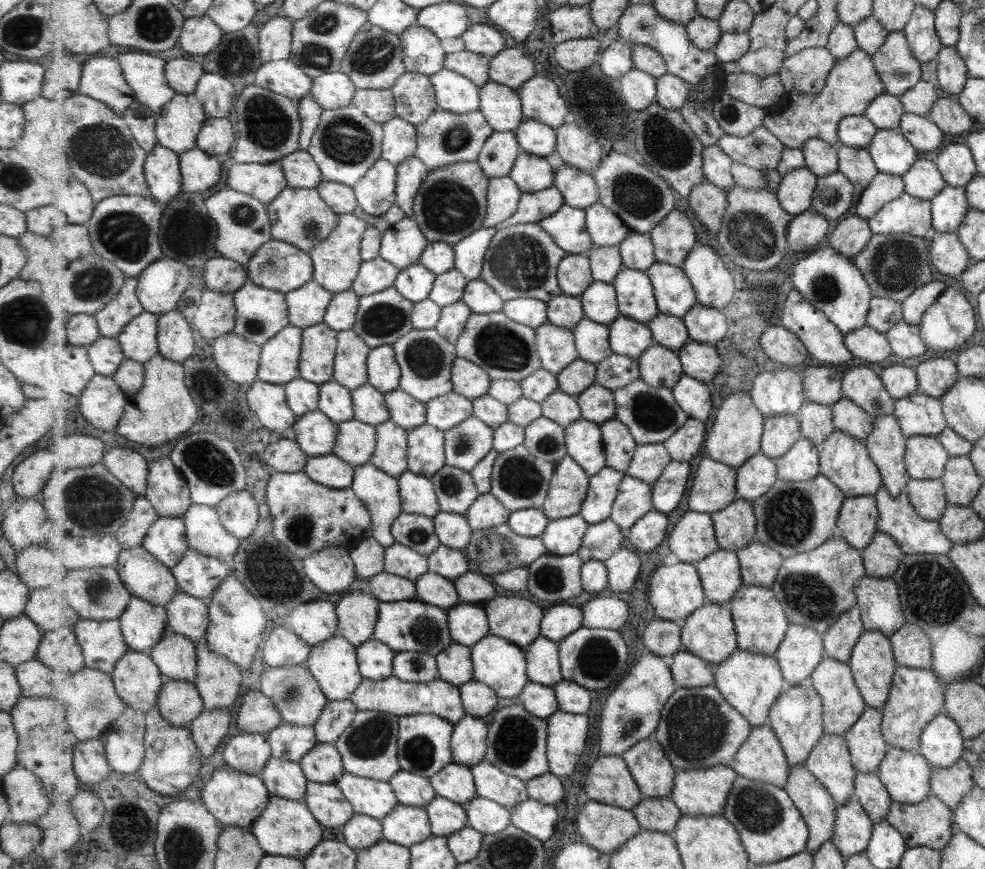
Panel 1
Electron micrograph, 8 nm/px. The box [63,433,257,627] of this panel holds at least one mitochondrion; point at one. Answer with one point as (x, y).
(211, 464)

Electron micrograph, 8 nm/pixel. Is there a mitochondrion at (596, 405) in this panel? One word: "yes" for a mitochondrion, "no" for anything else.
no

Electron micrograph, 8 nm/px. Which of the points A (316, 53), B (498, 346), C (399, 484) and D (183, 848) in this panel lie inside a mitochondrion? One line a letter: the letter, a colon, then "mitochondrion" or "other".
A: mitochondrion
B: mitochondrion
C: other
D: mitochondrion

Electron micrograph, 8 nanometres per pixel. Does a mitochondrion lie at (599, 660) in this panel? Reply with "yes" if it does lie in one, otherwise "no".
yes

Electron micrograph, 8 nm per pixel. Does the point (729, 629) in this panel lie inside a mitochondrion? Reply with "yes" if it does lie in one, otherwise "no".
no

